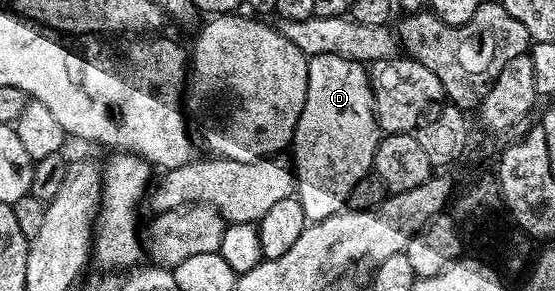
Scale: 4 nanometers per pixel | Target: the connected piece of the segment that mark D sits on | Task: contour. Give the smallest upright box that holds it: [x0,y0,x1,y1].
[293,55,380,223]

